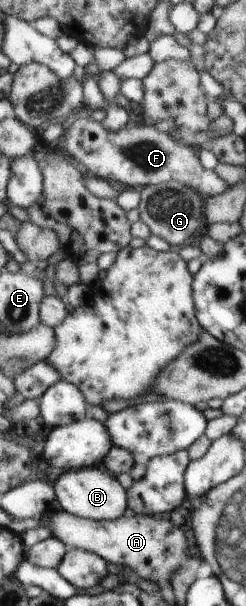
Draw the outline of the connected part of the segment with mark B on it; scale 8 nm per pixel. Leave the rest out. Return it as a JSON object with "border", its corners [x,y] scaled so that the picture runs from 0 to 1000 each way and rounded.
{"border":[[[415,767],[272,777],[215,790],[232,827],[248,842],[285,848],[382,856],[386,860],[451,860],[500,853],[524,837],[520,812],[476,789],[431,777]]]}

